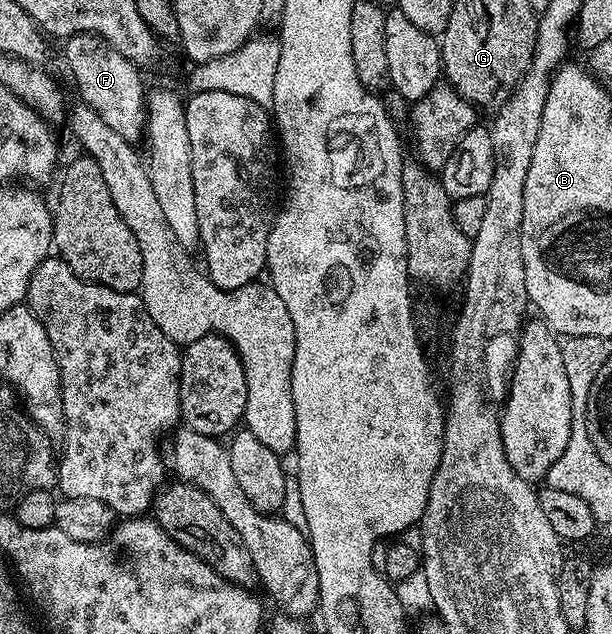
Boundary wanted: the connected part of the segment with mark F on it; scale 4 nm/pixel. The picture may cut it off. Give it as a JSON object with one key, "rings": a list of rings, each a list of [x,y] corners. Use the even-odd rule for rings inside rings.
{"rings":[[[78,33],[66,38],[67,65],[71,68],[71,77],[79,88],[82,104],[93,107],[108,127],[113,127],[117,135],[135,143],[140,140],[141,130],[147,120],[145,108],[145,84],[139,78],[140,66],[125,59],[108,41],[102,41],[92,33]]]}

